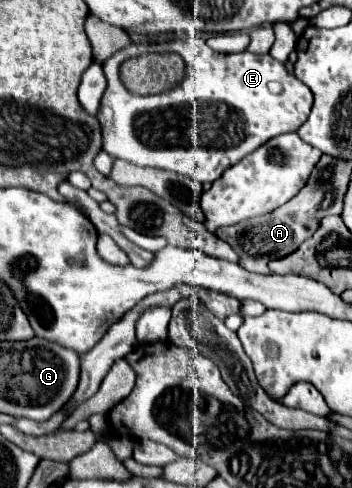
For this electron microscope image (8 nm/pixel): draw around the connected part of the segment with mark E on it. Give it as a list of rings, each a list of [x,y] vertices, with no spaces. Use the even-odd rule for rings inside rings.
[[[186,37],[184,41],[166,41],[166,43],[132,43],[126,49],[116,51],[112,57],[108,57],[104,63],[104,73],[108,79],[106,93],[100,103],[100,125],[102,125],[102,137],[104,137],[104,151],[108,151],[116,159],[126,159],[134,165],[142,167],[158,167],[158,169],[168,169],[180,175],[188,175],[196,181],[200,181],[203,190],[207,191],[212,183],[232,165],[236,165],[242,157],[264,145],[268,139],[298,131],[298,127],[306,121],[310,115],[312,107],[312,91],[298,81],[294,75],[286,71],[286,67],[276,61],[270,55],[256,55],[256,53],[218,53],[212,51],[202,37]],[[148,51],[174,51],[180,53],[184,63],[186,63],[186,77],[182,83],[178,83],[174,89],[166,89],[164,93],[158,95],[148,95],[140,97],[130,93],[118,75],[118,69],[122,61],[134,55],[142,55]],[[202,103],[210,103],[212,107],[212,129],[208,127],[210,123],[204,121],[202,117],[198,119],[198,107]]]

